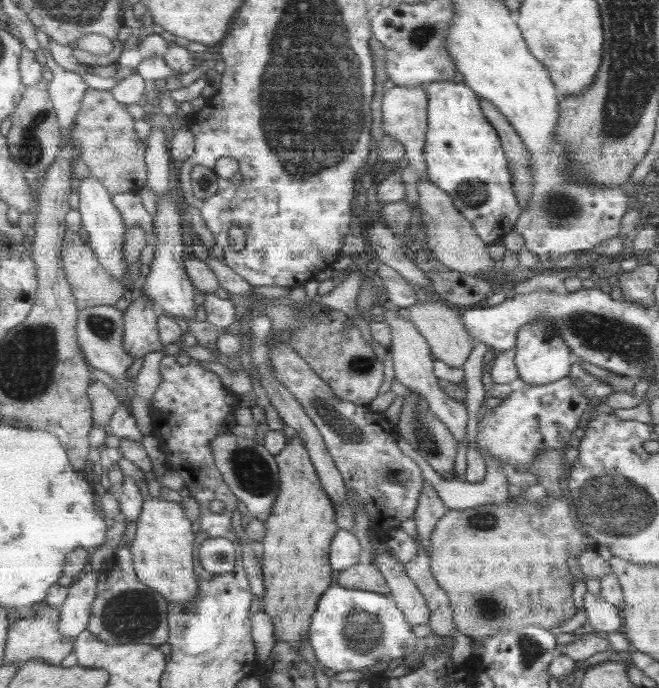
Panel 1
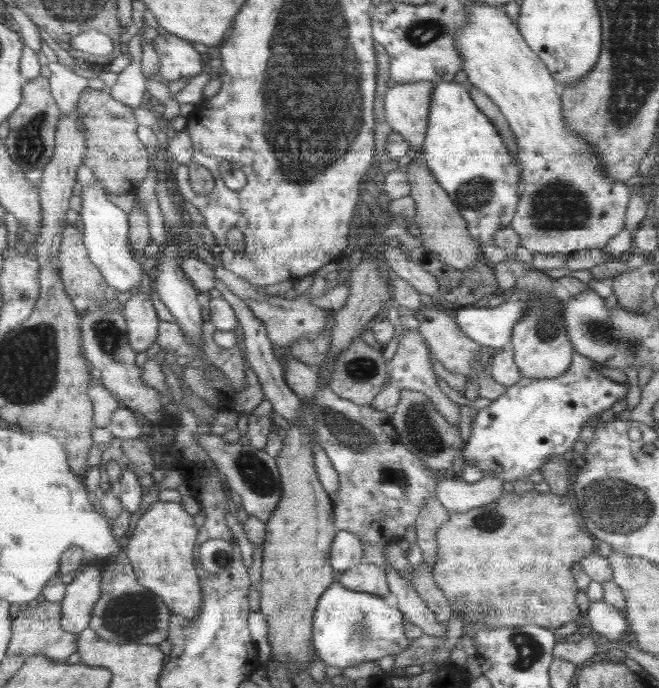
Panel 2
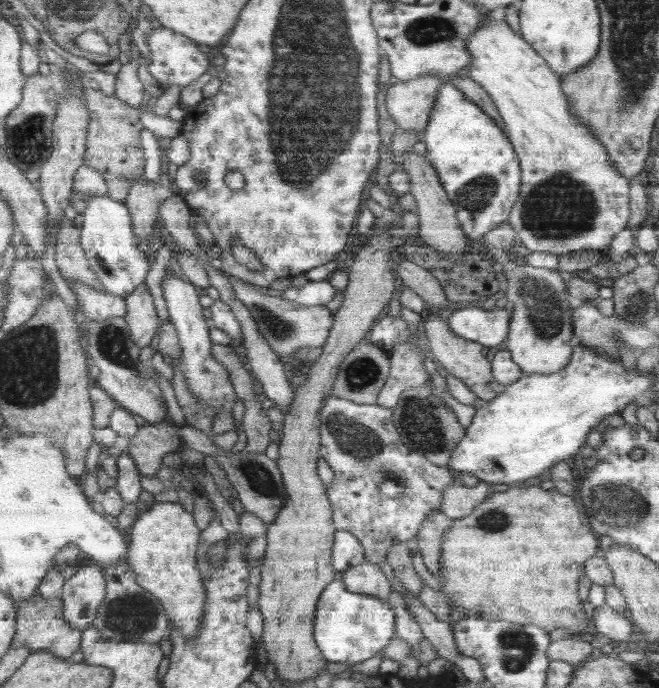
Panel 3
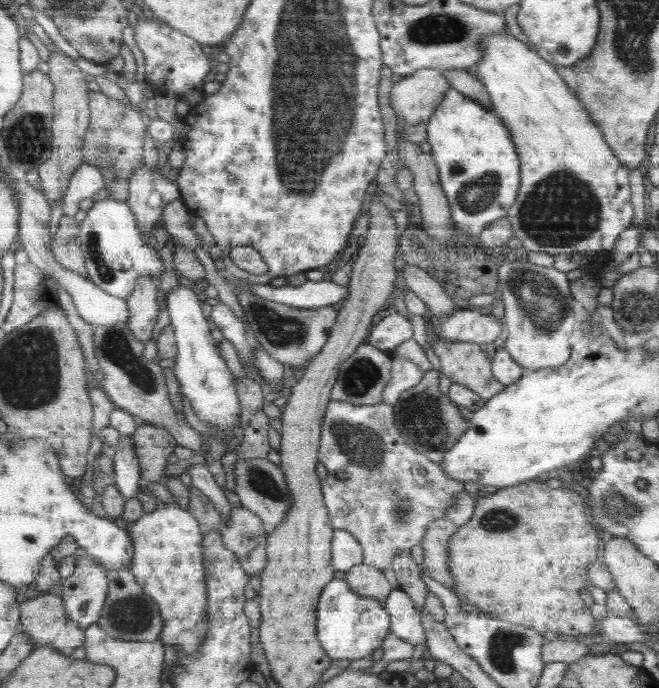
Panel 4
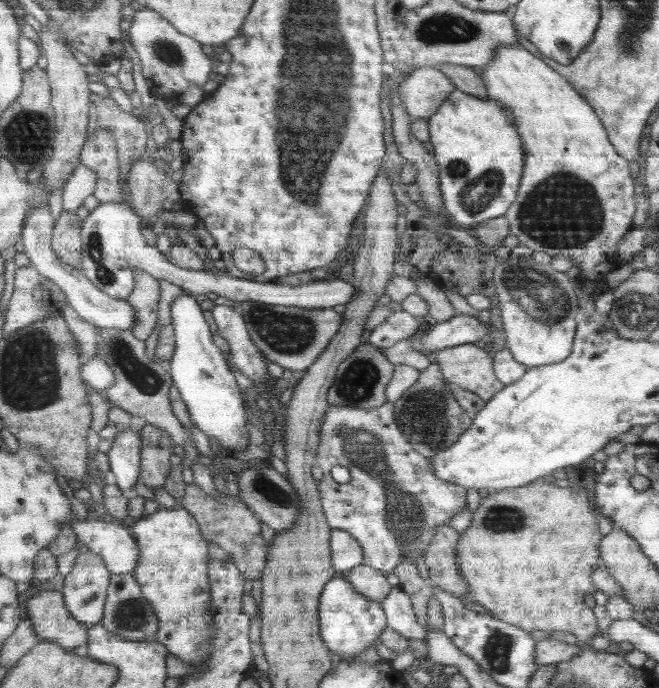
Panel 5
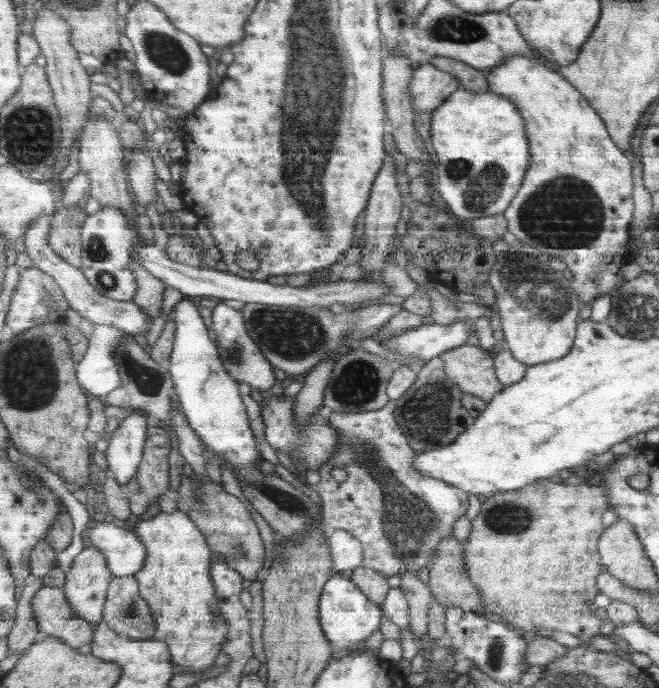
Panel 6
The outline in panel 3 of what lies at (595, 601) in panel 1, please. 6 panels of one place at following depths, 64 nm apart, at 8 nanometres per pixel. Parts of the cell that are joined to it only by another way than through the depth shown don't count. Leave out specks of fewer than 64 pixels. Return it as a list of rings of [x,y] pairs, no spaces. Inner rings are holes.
[[[606,604],[595,608],[594,617],[591,622],[593,632],[602,633],[608,639],[618,643],[629,641],[633,632],[637,631],[632,621],[625,618],[624,615],[616,613]]]

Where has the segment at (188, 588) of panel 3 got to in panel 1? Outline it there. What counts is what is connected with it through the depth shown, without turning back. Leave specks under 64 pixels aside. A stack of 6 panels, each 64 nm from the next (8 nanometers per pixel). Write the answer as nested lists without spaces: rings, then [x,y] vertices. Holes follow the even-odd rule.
[[[148,496],[142,505],[137,520],[136,535],[130,543],[133,554],[133,568],[137,578],[149,588],[156,590],[172,605],[187,608],[198,593],[198,580],[192,562],[194,562],[194,532],[192,522],[186,518],[180,503],[166,502],[159,497]]]

